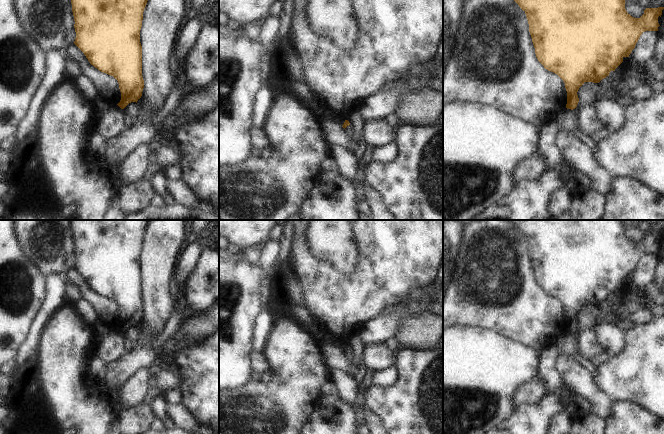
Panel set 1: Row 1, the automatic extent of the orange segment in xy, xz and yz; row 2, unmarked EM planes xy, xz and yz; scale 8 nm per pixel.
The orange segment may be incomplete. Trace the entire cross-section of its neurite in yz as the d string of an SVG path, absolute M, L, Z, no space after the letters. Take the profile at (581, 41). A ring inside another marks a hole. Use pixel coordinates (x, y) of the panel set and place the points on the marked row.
M514 0L519 7L525 12L528 24L529 32L532 38L532 42L535 48L535 54L538 61L544 66L545 69L557 74L565 83L565 88L567 91L567 109L575 109L579 102L577 92L579 88L585 82L599 83L602 79L609 76L611 71L615 69L623 62L624 57L629 57L632 50L635 48L640 36L645 31L658 31L660 26L658 23L658 17L662 15L662 10L664 7L658 8L646 8L644 14L640 18L634 18L627 13L625 9L625 0Z

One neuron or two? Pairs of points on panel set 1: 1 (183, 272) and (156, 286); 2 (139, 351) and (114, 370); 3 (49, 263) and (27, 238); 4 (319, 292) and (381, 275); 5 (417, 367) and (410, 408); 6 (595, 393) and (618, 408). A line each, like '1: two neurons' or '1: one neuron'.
1: two neurons
2: one neuron
3: one neuron
4: one neuron
5: one neuron
6: two neurons

